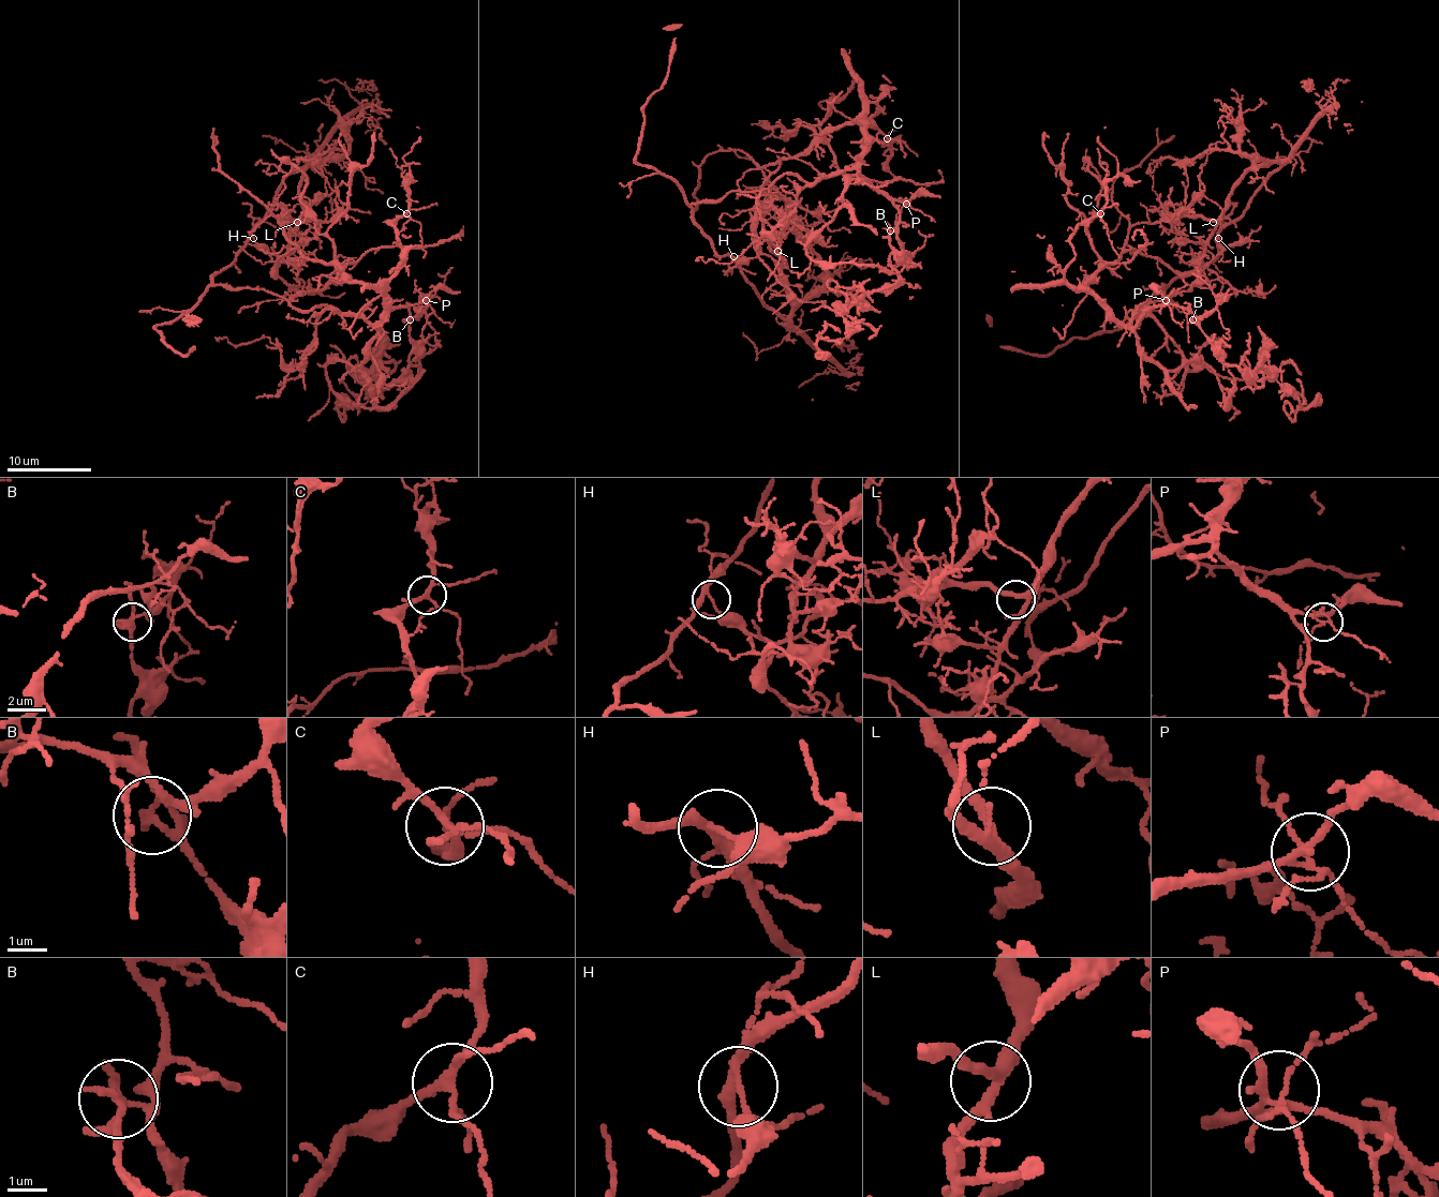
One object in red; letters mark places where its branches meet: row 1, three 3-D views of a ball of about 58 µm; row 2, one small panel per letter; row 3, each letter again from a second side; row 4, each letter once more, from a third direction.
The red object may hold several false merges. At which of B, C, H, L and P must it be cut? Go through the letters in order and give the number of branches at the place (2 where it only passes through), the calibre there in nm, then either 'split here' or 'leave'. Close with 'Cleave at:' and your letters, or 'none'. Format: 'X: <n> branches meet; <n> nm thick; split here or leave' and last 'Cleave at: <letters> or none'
B: 5 branches meet; 180 nm thick; split here
C: 5 branches meet; 170 nm thick; leave
H: 3 branches meet; 190 nm thick; split here
L: 3 branches meet; 240 nm thick; leave
P: 5 branches meet; 130 nm thick; leave
Cleave at: B, H

